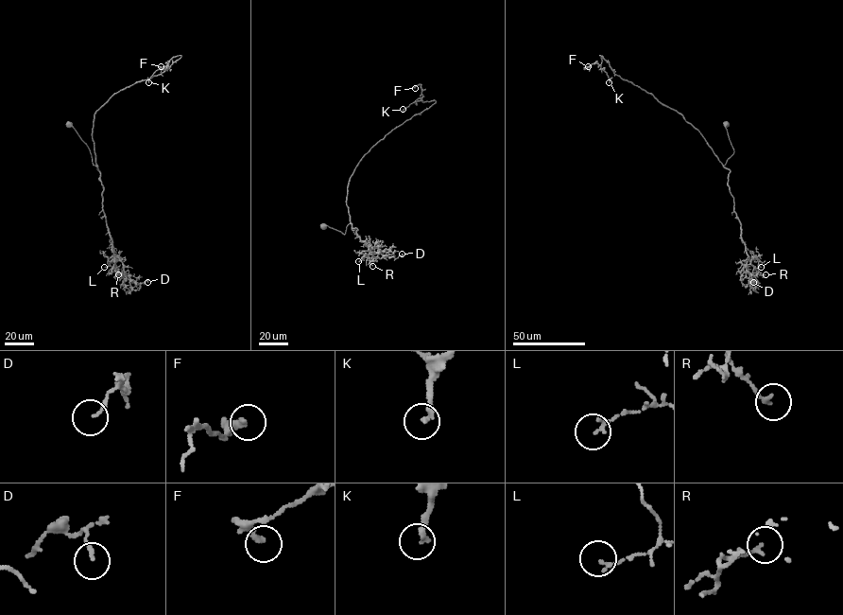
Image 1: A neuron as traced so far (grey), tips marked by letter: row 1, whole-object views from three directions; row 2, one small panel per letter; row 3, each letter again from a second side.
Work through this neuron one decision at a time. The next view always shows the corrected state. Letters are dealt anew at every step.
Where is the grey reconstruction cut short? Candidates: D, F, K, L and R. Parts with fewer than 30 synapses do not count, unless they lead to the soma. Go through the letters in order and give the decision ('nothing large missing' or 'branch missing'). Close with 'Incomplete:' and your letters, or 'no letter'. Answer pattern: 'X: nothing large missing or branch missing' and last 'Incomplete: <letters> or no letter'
D: nothing large missing
F: nothing large missing
K: branch missing
L: nothing large missing
R: nothing large missing
Incomplete: K

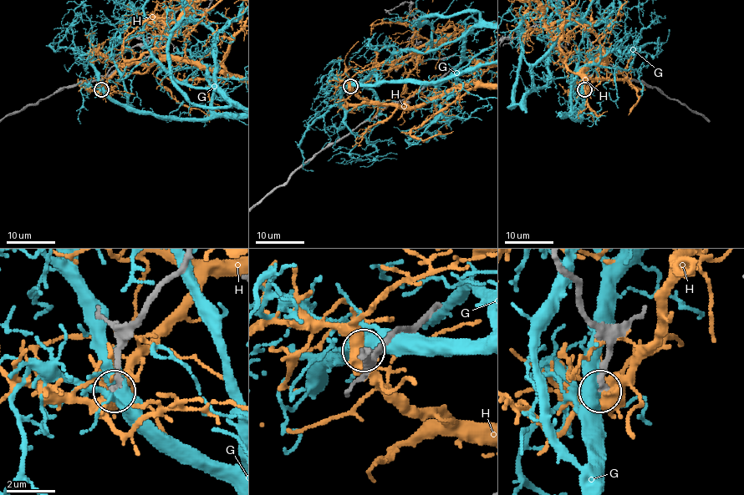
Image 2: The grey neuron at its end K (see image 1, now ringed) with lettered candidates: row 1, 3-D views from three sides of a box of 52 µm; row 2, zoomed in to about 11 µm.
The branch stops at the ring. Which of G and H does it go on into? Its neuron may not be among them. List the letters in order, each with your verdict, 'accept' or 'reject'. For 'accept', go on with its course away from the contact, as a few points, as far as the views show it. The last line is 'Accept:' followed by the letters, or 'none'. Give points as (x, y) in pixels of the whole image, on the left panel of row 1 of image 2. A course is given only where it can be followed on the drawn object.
G: reject
H: reject
Accept: none

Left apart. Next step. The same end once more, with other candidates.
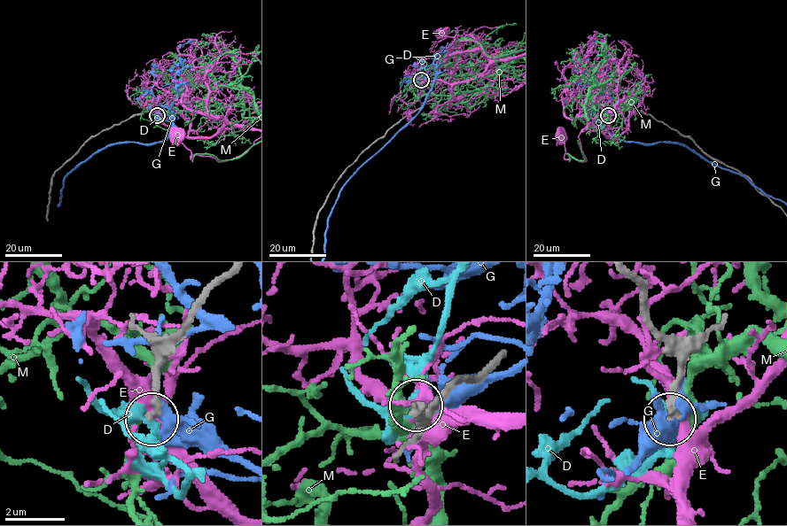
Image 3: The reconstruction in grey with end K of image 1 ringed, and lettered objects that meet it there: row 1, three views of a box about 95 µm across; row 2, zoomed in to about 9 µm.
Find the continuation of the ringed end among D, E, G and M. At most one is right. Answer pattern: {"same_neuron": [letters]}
{"same_neuron": ["D"]}

